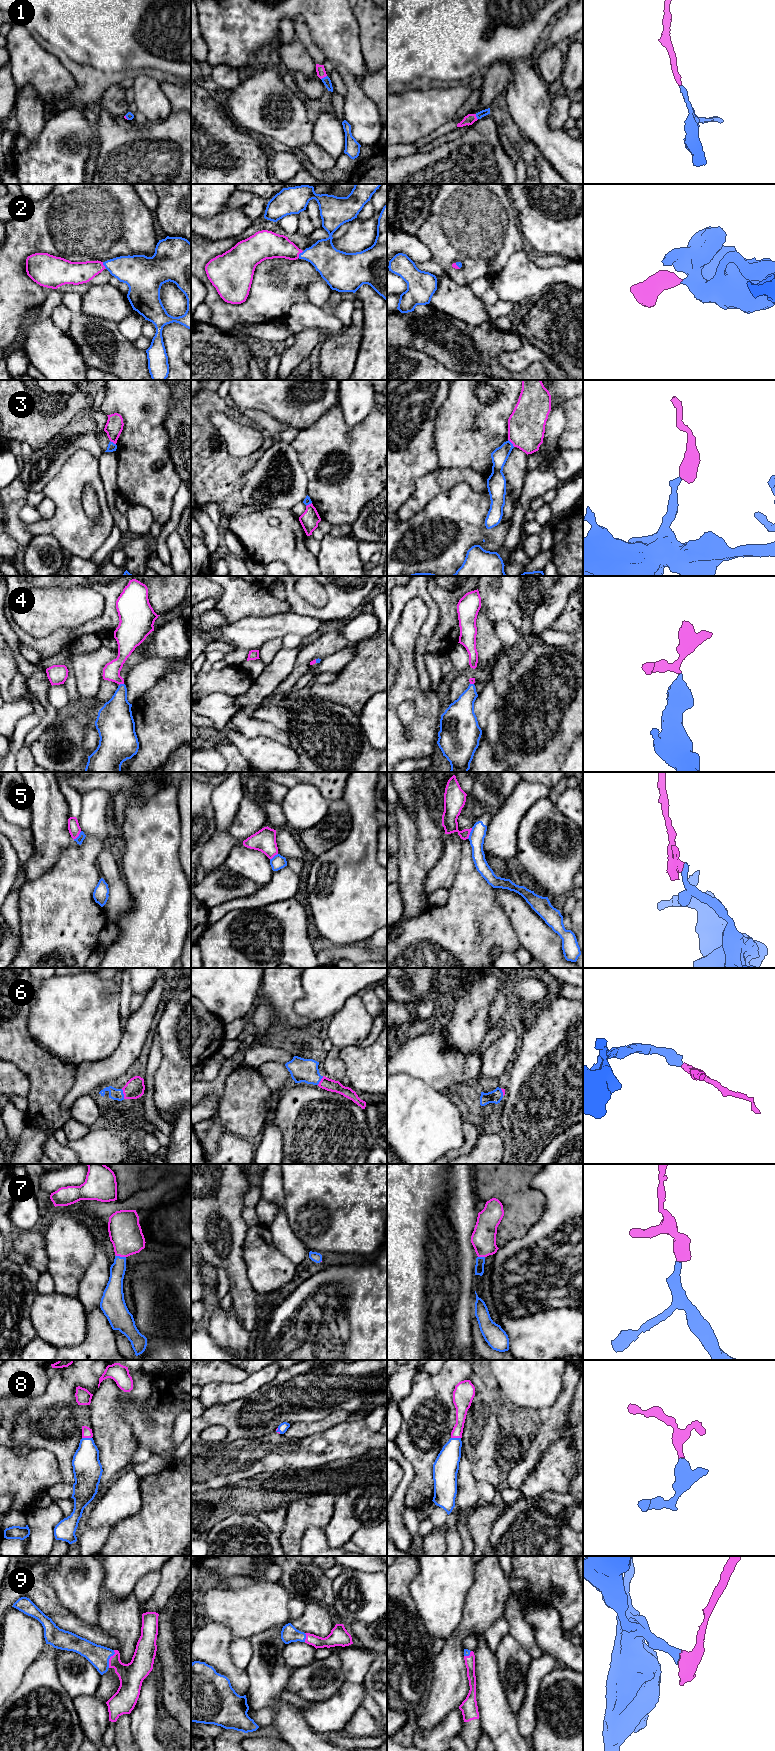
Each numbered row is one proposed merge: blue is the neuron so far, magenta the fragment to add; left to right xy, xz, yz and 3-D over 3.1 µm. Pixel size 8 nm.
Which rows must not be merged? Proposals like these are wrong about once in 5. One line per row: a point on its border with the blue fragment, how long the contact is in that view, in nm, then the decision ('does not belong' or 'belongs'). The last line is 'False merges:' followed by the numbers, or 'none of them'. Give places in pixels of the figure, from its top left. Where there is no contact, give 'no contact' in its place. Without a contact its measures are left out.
1: xz (324, 77) | 60 nm | belongs
2: xz (299, 254) | 70 nm | belongs
3: yz (511, 443) | 80 nm | does not belong
4: xy (121, 684) | 40 nm | belongs
5: yz (470, 833) | 100 nm | does not belong
6: xy (123, 1094) | 80 nm | belongs
7: xy (121, 1257) | 80 nm | belongs
8: xy (87, 1438) | 80 nm | belongs
9: xy (109, 1658) | 150 nm | belongs
False merges: 3, 5

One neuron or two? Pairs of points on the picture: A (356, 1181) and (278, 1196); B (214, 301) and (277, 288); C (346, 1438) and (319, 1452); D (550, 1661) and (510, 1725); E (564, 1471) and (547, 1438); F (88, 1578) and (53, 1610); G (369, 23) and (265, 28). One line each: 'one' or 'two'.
A: two
B: one
C: one
D: two
E: two
F: two
G: two

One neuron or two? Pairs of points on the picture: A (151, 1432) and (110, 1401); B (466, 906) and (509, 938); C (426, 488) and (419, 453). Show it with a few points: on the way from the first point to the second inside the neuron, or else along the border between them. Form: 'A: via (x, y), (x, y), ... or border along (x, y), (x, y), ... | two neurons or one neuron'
A: border along (122, 1395), (116, 1410), (130, 1425) | two neurons
B: via (477, 917), (492, 930), (498, 932) | one neuron
C: border along (436, 467), (417, 481), (411, 495) | two neurons

